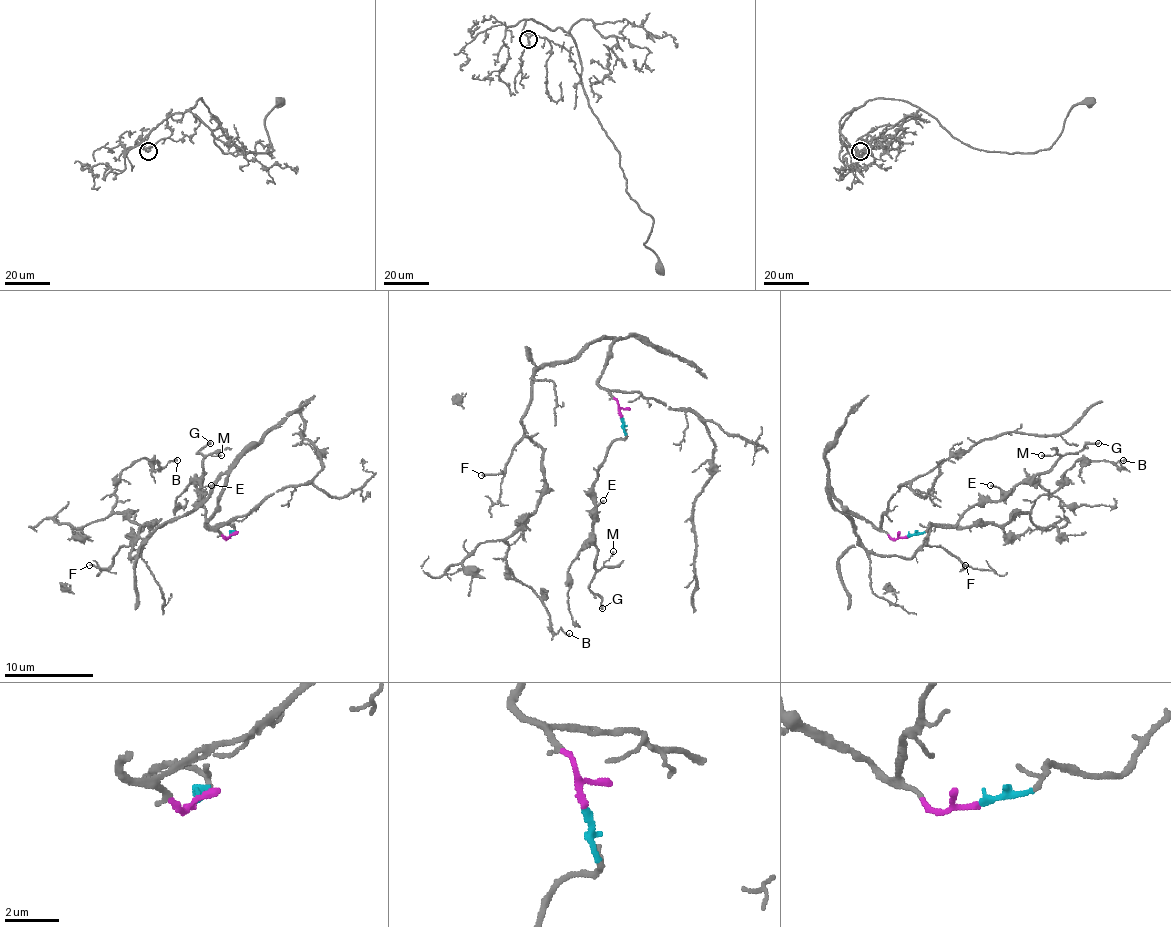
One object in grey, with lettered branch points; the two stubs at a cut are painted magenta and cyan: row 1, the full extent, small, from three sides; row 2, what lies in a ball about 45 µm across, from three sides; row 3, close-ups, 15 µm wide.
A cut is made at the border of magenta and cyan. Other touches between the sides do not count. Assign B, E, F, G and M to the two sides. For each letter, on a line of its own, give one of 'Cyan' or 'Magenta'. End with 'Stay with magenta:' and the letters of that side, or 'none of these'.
B: Magenta
E: Cyan
F: Magenta
G: Cyan
M: Cyan
Stay with magenta: B, F

